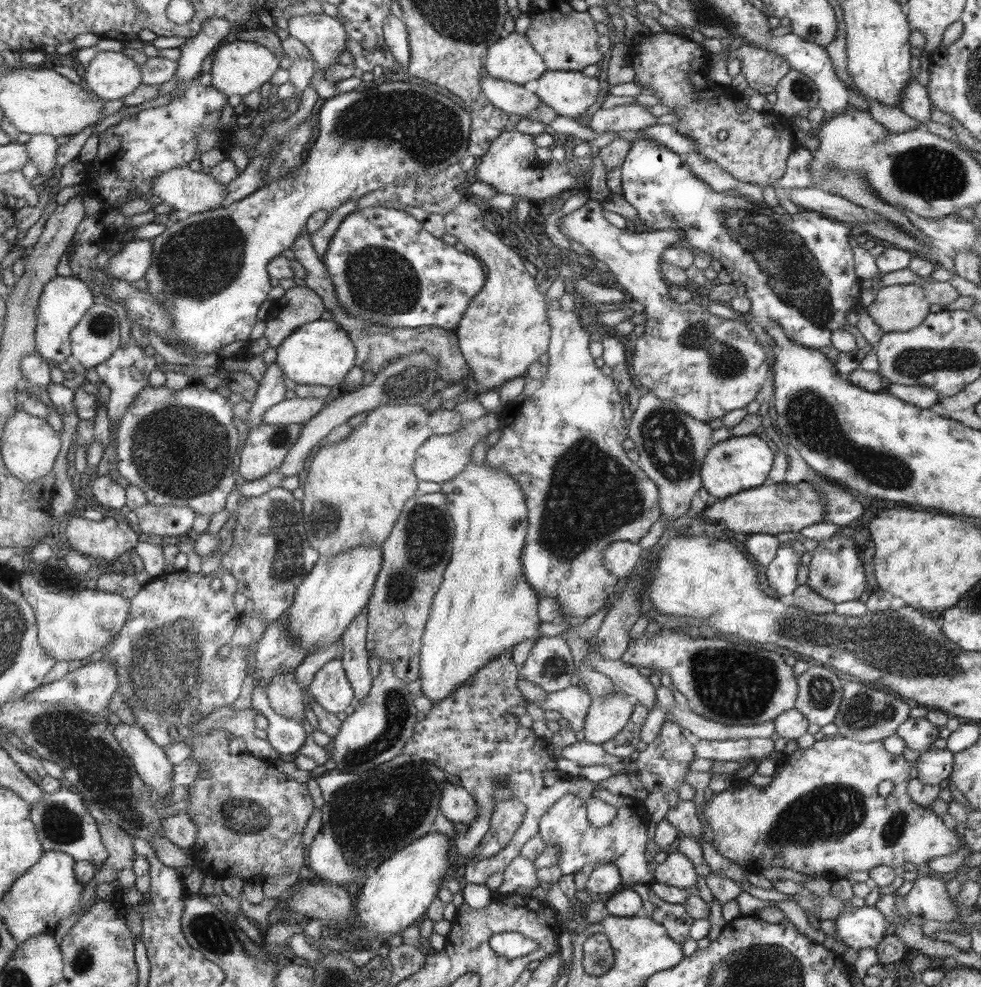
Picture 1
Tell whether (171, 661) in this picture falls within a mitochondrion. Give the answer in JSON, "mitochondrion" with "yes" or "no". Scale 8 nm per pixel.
{"mitochondrion":"yes"}

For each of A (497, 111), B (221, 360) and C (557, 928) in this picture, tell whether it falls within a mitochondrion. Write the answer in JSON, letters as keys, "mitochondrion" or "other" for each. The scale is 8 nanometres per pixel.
{"A":"other","B":"other","C":"other"}

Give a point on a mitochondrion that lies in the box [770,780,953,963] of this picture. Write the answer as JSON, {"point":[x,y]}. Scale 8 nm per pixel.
{"point":[896,825]}

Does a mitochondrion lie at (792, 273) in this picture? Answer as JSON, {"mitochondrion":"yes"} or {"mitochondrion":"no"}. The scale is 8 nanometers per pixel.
{"mitochondrion":"yes"}

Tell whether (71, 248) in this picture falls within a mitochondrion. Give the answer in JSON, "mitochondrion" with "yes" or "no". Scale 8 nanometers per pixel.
{"mitochondrion":"no"}

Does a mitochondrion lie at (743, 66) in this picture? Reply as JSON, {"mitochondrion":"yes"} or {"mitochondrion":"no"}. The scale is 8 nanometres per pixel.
{"mitochondrion":"no"}

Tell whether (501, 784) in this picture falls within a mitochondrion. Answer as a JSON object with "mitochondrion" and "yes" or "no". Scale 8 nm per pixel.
{"mitochondrion":"yes"}

